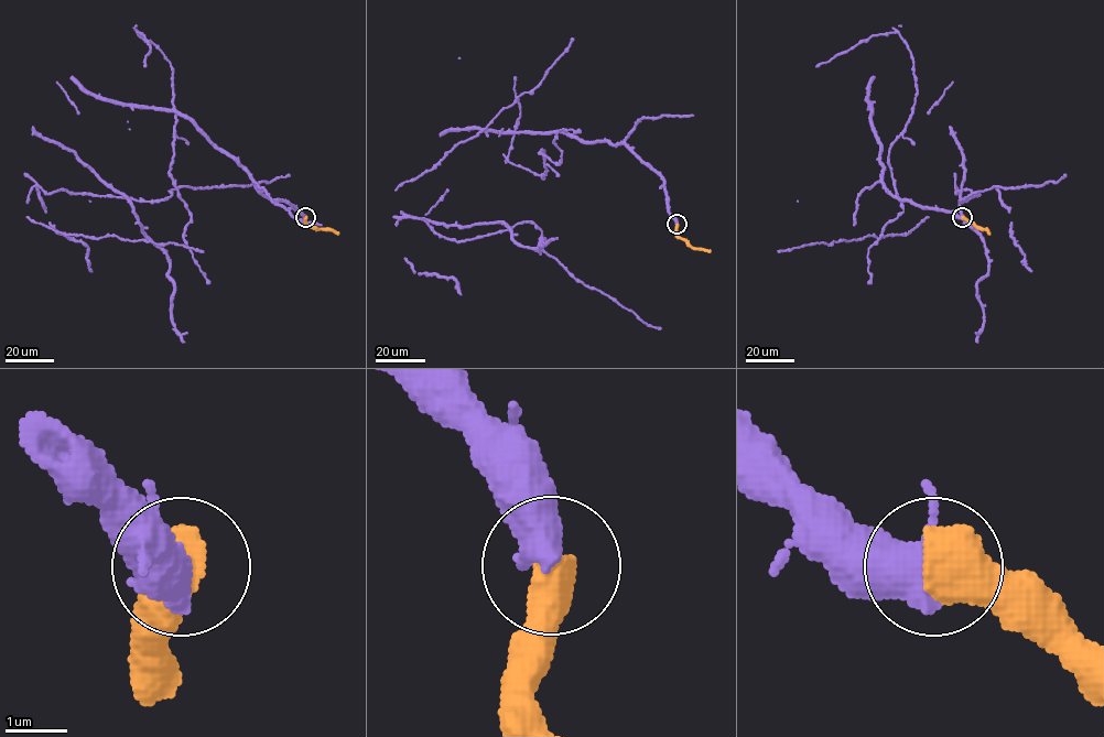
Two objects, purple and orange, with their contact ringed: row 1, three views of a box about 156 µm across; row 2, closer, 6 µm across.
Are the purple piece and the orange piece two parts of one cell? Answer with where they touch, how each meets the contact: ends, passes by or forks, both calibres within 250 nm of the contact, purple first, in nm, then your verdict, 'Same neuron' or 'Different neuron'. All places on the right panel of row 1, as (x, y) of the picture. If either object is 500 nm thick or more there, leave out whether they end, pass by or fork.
Place: (962, 217). Thickness 480 nm (purple) against 750 nm. Same neuron

